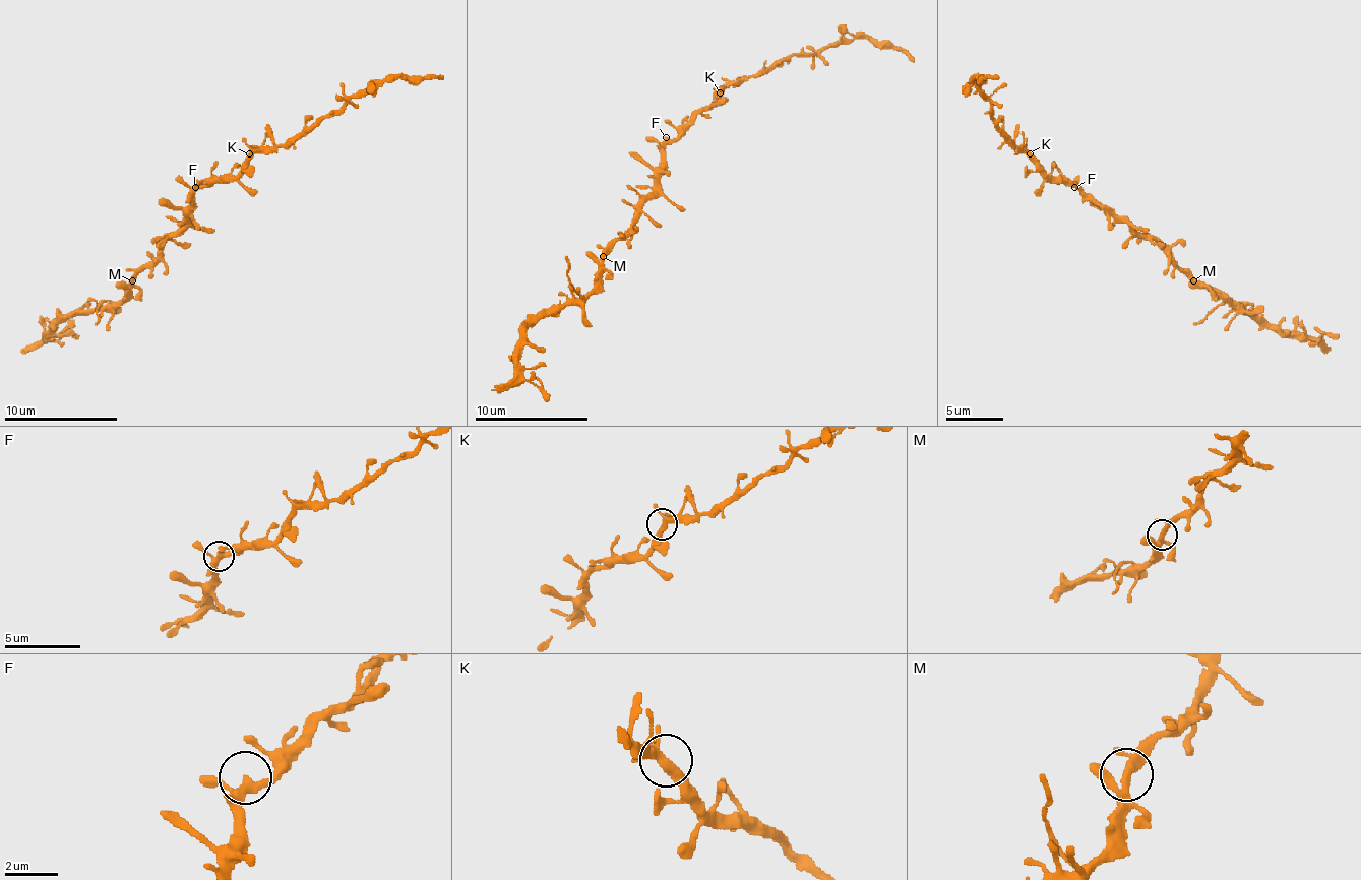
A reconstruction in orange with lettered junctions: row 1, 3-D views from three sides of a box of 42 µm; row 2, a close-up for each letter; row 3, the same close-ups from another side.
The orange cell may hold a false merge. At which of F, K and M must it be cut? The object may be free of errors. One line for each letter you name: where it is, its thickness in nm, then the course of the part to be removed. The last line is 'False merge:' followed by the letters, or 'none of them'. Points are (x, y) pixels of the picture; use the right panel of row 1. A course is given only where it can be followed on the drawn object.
False merge: none of them

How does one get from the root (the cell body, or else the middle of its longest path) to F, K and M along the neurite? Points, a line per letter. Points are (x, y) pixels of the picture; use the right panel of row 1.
F: (1103, 210), (1074, 187)
K: (1103, 210), (1077, 187), (1052, 182), (1030, 153)
M: (1103, 210), (1112, 210), (1134, 230), (1149, 236), (1194, 281)

